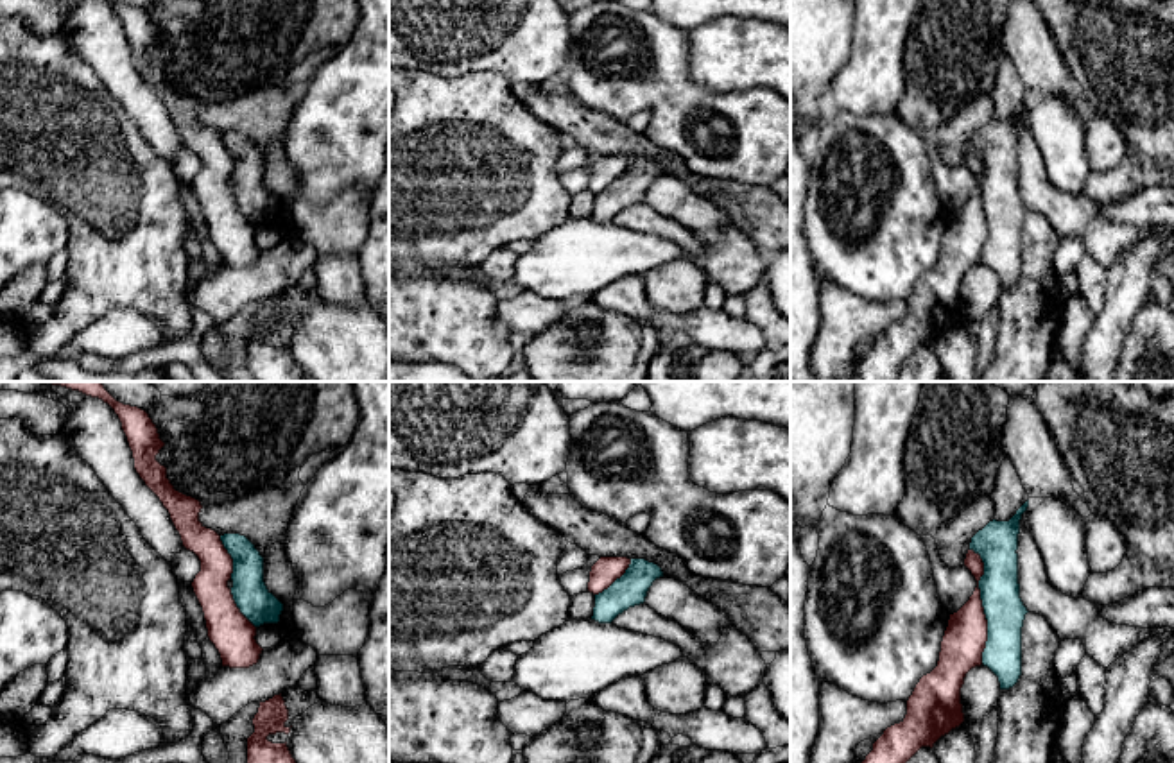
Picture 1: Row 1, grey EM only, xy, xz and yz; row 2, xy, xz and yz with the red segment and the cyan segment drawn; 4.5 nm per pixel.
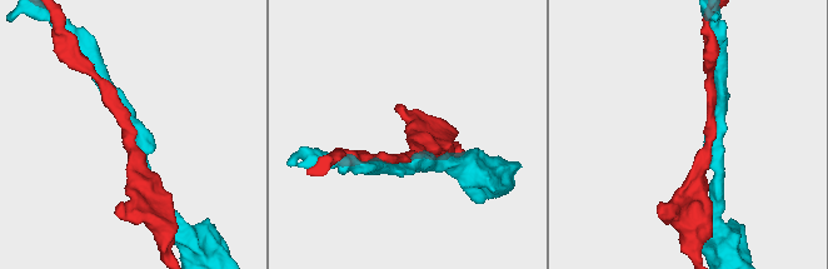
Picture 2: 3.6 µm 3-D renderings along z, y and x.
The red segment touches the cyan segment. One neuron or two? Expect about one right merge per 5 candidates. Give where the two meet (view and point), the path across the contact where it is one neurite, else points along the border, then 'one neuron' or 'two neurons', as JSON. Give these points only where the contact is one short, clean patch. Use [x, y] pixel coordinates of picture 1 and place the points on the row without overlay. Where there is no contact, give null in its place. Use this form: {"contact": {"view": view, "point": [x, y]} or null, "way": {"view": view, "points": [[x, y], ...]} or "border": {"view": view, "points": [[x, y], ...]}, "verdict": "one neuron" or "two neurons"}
{"contact": {"view": "yz", "point": [981, 205]}, "verdict": "two neurons"}

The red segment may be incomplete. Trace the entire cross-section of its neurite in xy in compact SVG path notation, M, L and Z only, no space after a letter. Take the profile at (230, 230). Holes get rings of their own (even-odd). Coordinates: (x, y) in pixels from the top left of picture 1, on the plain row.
M120 0L108 2L122 21L134 57L134 68L145 84L168 109L183 145L201 159L201 170L192 186L203 206L208 236L220 253L222 265L249 267L258 261L262 245L256 242L256 226L237 206L228 179L233 158L220 134L199 120L201 100L174 88L167 66L156 59L165 45L149 13Z

